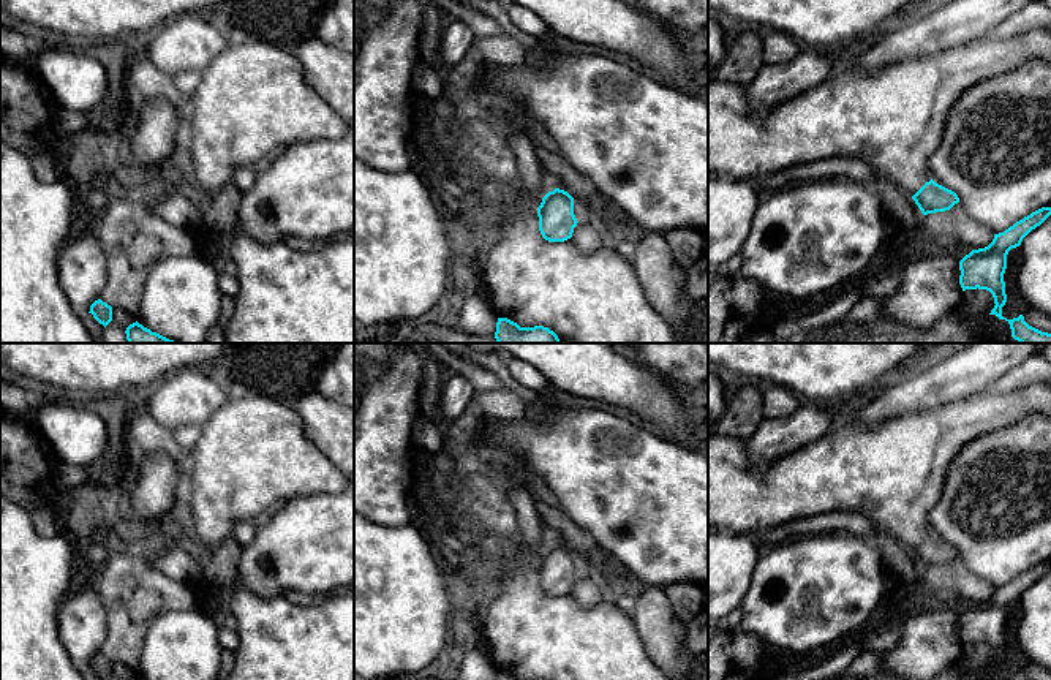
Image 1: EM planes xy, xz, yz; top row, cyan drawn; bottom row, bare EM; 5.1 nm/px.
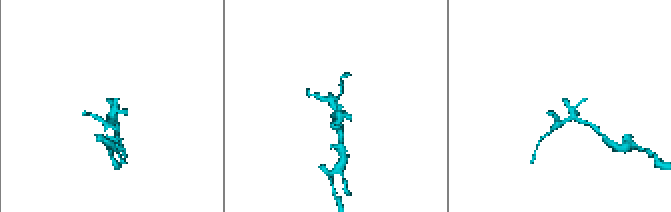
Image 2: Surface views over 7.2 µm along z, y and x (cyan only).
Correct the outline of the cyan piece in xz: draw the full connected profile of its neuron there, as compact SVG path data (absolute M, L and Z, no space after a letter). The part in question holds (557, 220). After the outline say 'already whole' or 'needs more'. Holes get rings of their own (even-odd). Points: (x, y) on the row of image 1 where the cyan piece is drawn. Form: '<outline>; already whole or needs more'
M559 188L548 191L537 207L539 231L548 242L564 242L572 237L577 218L574 198Z; already whole

